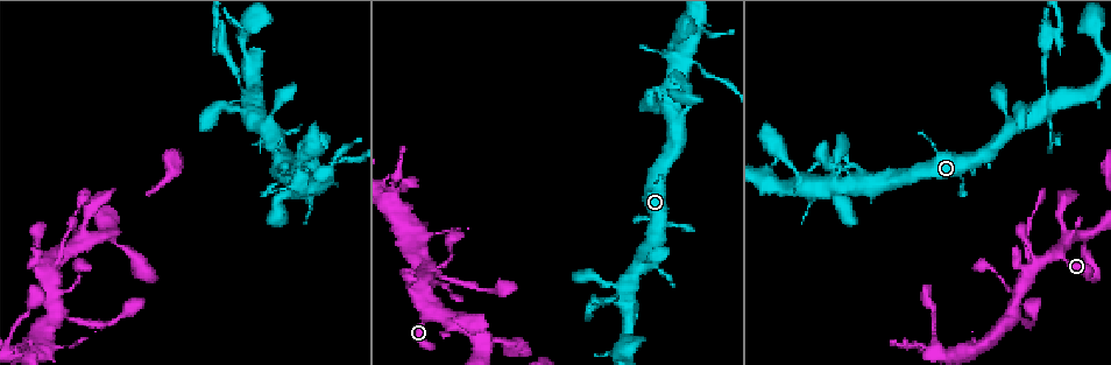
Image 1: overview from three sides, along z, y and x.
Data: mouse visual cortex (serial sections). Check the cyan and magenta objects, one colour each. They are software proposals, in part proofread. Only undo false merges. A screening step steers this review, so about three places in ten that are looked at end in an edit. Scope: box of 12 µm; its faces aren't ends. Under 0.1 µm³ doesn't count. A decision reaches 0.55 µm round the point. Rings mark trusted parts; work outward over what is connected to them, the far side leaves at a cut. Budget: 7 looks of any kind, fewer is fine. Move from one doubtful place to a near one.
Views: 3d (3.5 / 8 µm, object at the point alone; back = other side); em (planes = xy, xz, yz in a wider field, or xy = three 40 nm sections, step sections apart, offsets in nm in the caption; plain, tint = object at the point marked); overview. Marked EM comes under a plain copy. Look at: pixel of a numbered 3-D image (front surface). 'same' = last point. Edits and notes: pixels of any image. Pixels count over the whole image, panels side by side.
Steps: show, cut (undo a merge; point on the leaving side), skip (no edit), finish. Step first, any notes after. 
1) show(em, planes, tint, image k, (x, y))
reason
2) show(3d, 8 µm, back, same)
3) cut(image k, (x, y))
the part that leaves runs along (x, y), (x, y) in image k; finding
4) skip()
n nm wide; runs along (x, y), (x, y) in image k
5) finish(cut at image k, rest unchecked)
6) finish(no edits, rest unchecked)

show(3d, 3.5 µm, image 1, (252, 95))
four or more arms meet

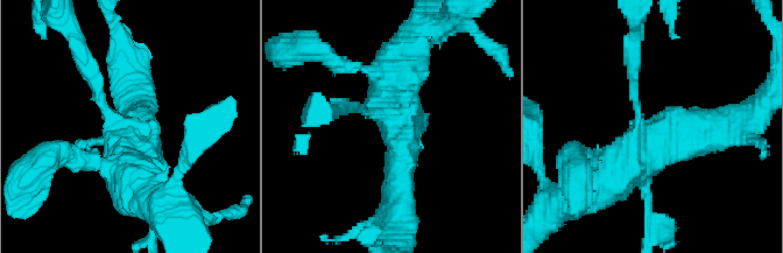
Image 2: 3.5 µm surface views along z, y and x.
show(em, xy, step 3, tint, image 2, (127, 132))

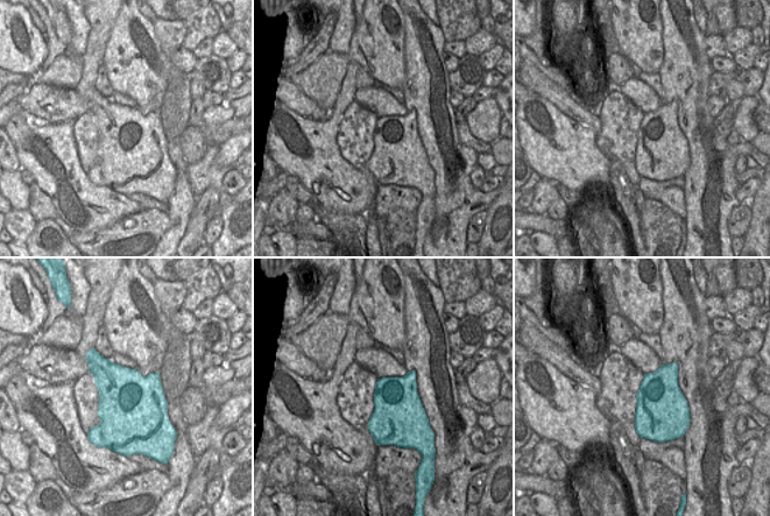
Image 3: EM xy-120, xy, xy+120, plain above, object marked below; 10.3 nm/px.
show(em, xy, step 1, tint, same)
another direction

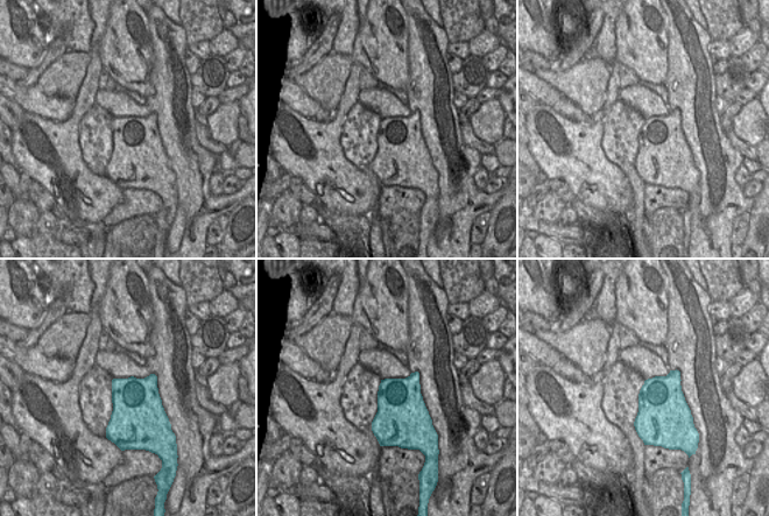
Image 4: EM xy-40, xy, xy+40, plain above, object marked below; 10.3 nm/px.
cut(image 2, (93, 79))
the part that leaves runs along (104, 116), (71, 29) in image 2; a second cell is stuck on

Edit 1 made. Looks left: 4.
show(3d, 3.5 µm, back, image 1, (453, 325))
two arms in line, one across

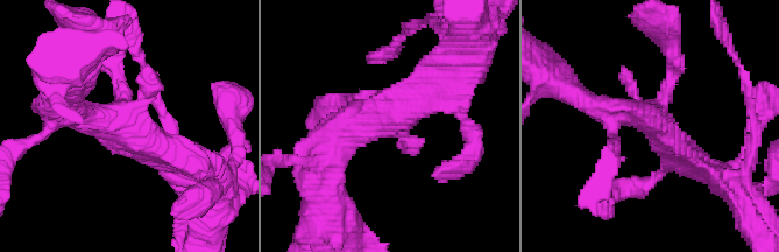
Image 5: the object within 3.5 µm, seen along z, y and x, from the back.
show(em, xy, step 1, tint, image 5, (382, 118))
now the EM

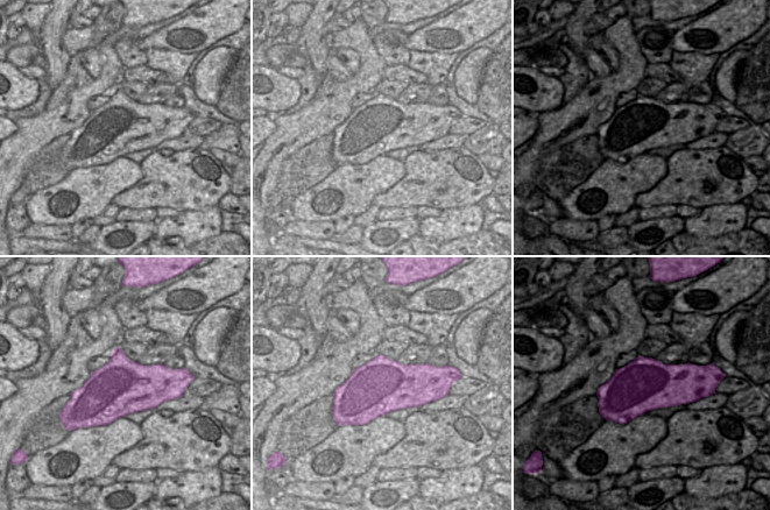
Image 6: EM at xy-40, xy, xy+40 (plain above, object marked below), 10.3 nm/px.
show(em, planes, tint, same)
cut it another way

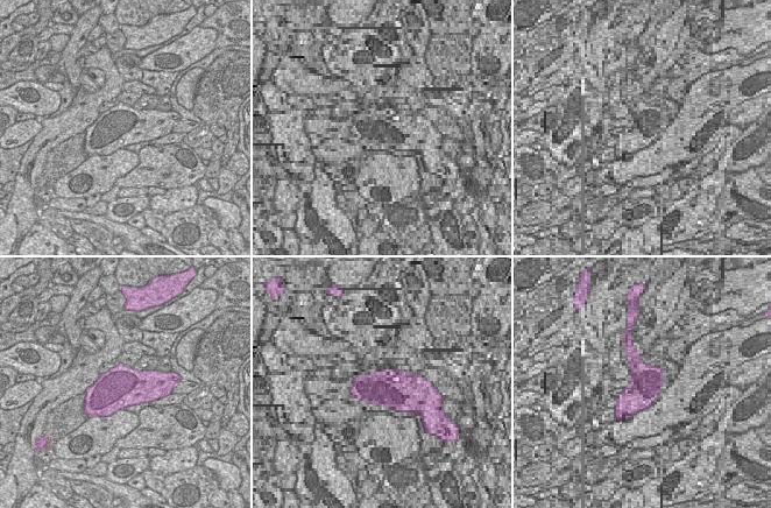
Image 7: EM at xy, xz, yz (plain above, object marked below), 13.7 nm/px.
skip()
550 nm wide; runs along (445, 98), (363, 121), (317, 160) in image 5; all the same cell

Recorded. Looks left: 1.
finish(cut at image 2, rest unchecked)

